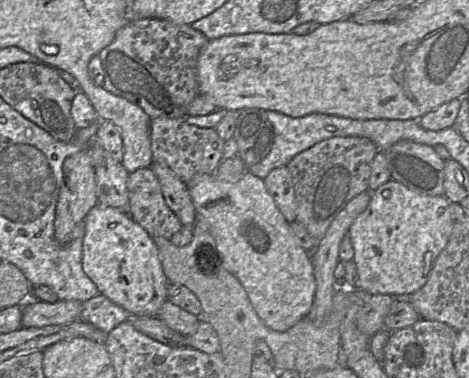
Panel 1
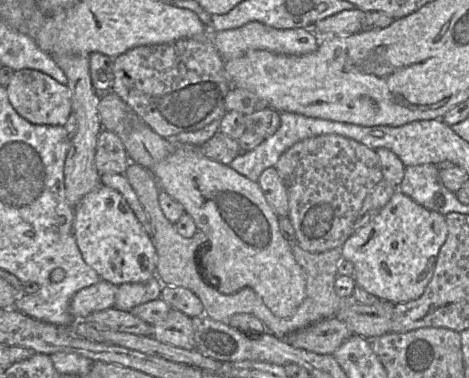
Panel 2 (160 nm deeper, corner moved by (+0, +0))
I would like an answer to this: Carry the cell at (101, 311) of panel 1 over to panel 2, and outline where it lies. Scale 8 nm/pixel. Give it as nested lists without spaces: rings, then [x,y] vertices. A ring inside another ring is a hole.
[[[156,275],[143,283],[127,283],[118,286],[114,308],[131,311],[138,305],[161,297],[163,284]]]

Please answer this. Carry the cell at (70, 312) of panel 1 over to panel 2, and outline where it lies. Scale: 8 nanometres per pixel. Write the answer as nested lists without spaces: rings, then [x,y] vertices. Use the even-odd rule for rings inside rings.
[[[104,280],[79,290],[72,298],[70,313],[75,319],[114,307],[118,286]]]

